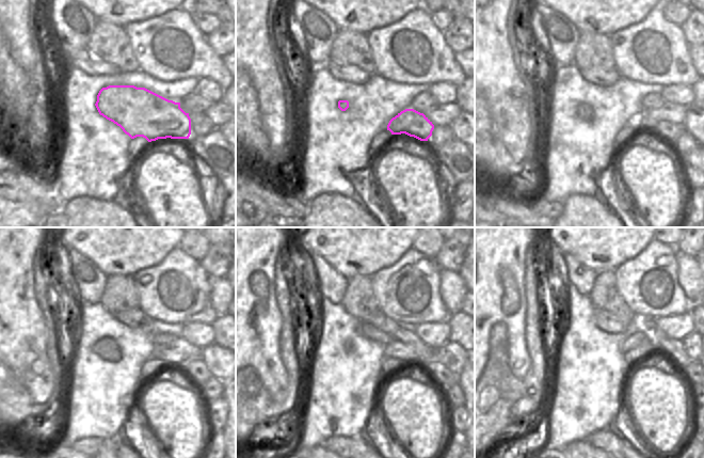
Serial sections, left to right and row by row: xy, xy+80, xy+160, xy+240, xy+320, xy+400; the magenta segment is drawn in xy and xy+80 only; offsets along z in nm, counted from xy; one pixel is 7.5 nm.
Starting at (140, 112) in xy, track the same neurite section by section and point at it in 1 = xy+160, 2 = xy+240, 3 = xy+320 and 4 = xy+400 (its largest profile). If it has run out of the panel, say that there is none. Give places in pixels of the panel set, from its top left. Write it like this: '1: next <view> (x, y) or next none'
1: next xy+160 (671, 132)
2: next xy+240 (195, 368)
3: next xy+320 (442, 376)
4: next xy+400 (691, 373)

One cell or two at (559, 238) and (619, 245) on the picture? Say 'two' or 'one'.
one

